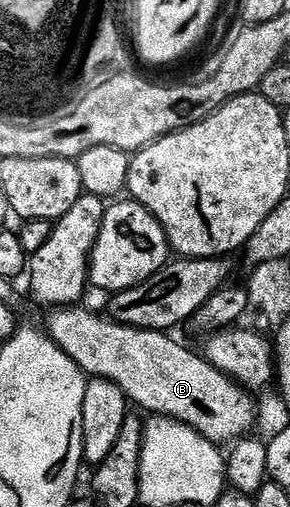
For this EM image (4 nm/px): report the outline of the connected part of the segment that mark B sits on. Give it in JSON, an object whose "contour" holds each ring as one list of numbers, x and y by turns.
{"contour":[[57,307,49,317,47,332,52,341,90,378,101,378,115,383,125,392,128,400,146,409,146,414,172,417,190,425,199,435,211,442,232,443,248,434,255,425,255,401,233,378,216,369,200,352,192,353,185,345,172,341,170,334,156,329,136,329,109,320,108,316,96,317,82,307]]}

